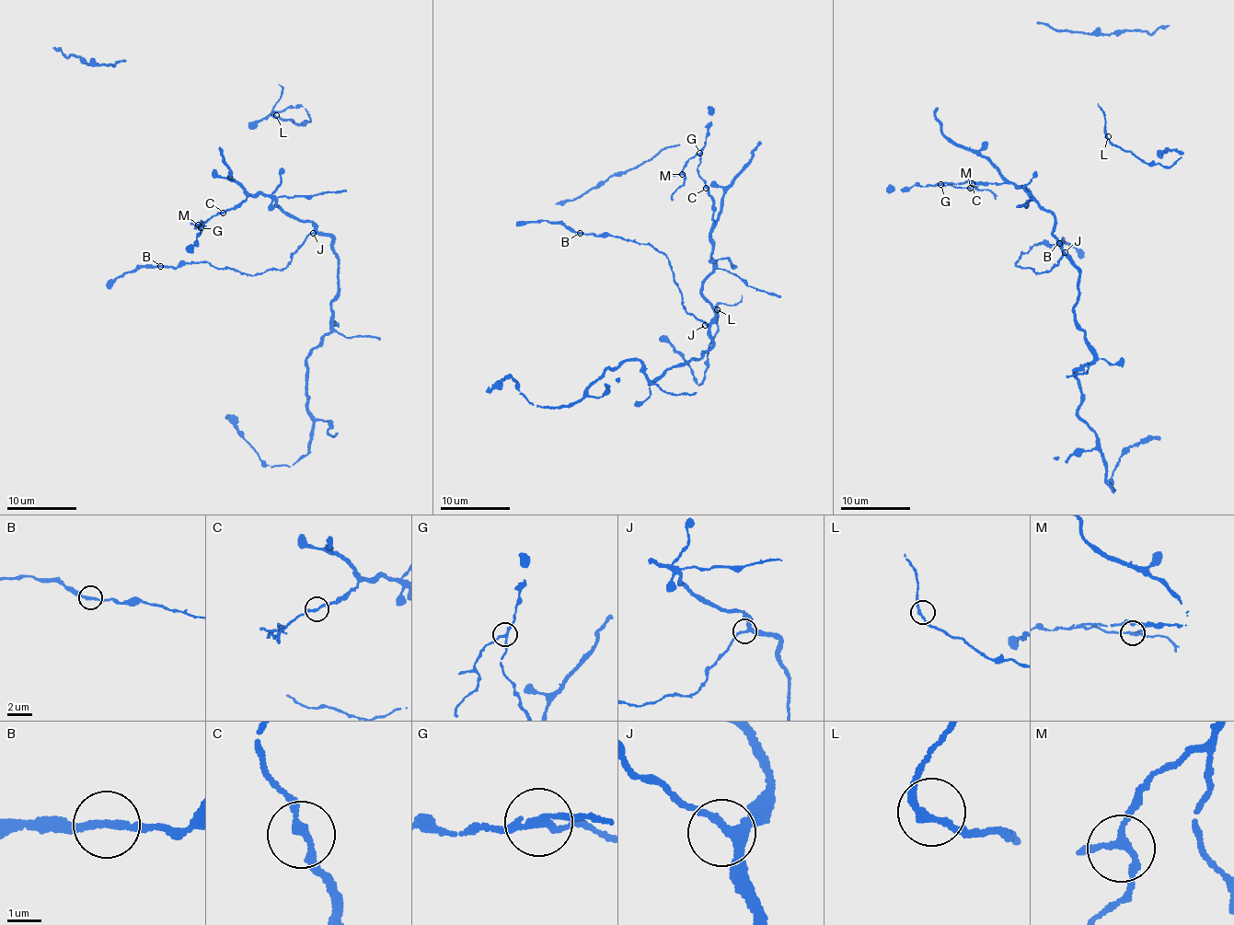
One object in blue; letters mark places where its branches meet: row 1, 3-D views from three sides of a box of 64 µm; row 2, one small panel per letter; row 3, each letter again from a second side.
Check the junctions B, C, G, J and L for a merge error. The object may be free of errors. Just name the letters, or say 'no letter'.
G

